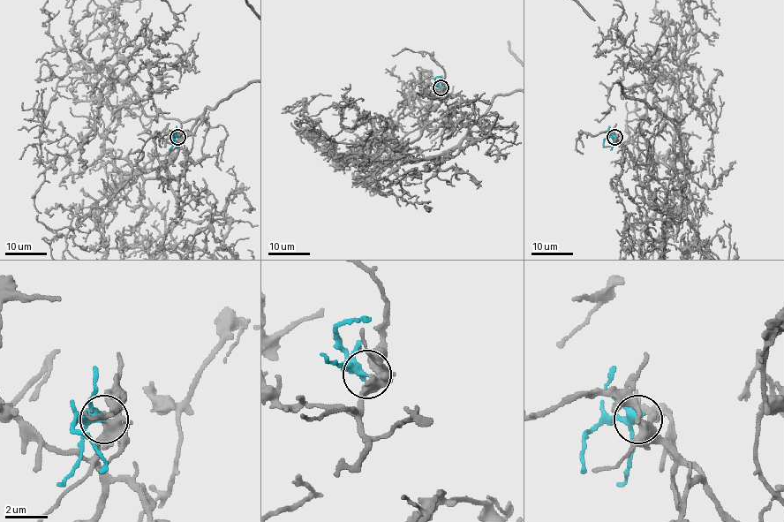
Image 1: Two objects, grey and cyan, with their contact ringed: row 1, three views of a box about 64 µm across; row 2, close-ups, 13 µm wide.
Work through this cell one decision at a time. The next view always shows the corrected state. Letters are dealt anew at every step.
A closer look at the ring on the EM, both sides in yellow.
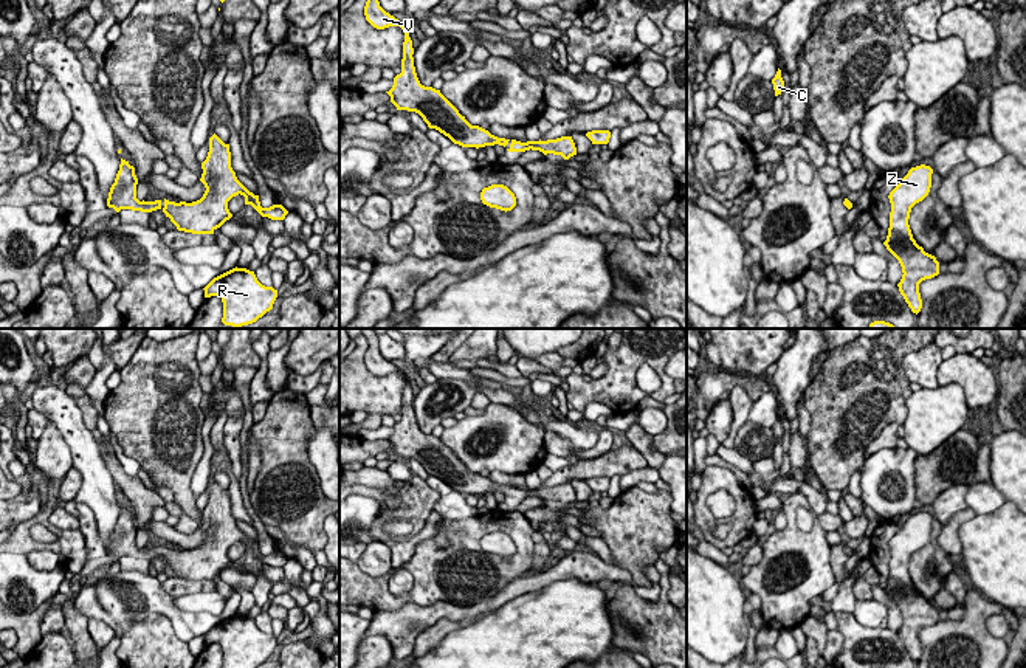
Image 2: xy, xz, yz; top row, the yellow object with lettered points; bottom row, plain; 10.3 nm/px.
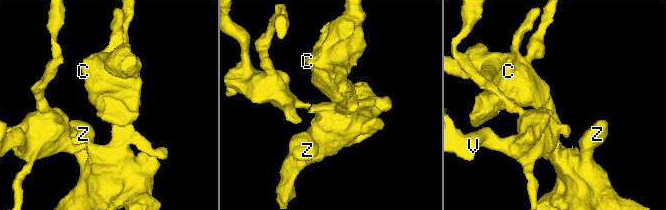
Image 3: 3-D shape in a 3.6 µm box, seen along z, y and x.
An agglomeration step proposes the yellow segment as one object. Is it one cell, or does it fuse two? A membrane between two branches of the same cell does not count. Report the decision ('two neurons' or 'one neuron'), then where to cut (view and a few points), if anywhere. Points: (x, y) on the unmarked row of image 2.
one neuron; cut none

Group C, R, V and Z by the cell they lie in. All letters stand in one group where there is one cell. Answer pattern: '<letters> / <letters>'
C R V Z

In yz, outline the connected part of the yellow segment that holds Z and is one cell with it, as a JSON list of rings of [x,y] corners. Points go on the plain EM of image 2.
[[[925,511],[911,515],[888,542],[891,560],[888,583],[883,592],[902,614],[904,622],[897,634],[916,662],[922,656],[919,631],[939,622],[939,609],[916,591],[908,572],[911,555],[930,539],[931,521],[933,516]]]

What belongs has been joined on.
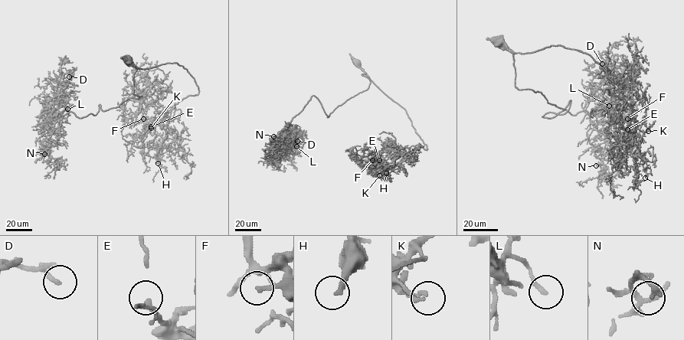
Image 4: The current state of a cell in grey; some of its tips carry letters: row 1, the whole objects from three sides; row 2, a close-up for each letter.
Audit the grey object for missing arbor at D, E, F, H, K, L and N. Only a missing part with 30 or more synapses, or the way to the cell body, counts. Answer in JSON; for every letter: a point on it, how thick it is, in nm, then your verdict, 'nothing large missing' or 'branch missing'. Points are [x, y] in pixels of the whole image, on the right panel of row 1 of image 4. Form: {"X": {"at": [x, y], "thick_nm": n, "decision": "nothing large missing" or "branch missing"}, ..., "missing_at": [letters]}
{"D": {"at": [602, 63], "thick_nm": 240, "decision": "branch missing"}, "E": {"at": [627, 129], "thick_nm": 150, "decision": "nothing large missing"}, "F": {"at": [627, 119], "thick_nm": 180, "decision": "branch missing"}, "H": {"at": [645, 178], "thick_nm": 280, "decision": "branch missing"}, "K": {"at": [648, 131], "thick_nm": 150, "decision": "nothing large missing"}, "L": {"at": [609, 106], "thick_nm": 200, "decision": "nothing large missing"}, "N": {"at": [596, 165], "thick_nm": 260, "decision": "nothing large missing"}, "missing_at": ["D", "F", "H"]}

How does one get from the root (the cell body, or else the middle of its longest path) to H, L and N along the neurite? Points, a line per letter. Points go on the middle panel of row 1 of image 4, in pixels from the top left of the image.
H: (355, 63), (404, 109), (427, 146), (426, 149), (419, 145), (412, 145), (386, 173)
L: (355, 63), (369, 79), (369, 86), (328, 117), (312, 96), (286, 129), (296, 146)
N: (355, 63), (370, 81), (366, 89), (328, 117), (312, 96), (285, 132), (273, 136)

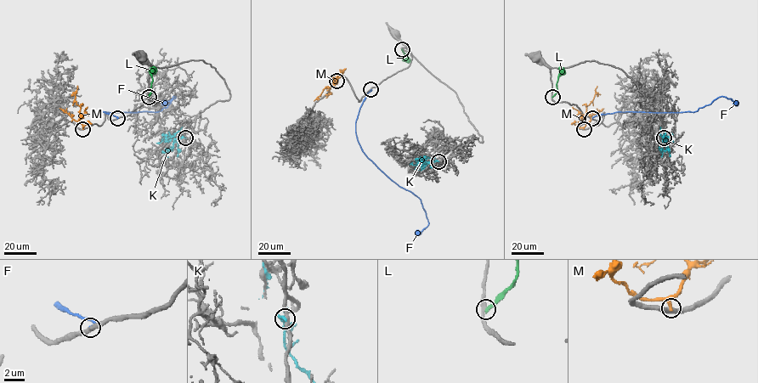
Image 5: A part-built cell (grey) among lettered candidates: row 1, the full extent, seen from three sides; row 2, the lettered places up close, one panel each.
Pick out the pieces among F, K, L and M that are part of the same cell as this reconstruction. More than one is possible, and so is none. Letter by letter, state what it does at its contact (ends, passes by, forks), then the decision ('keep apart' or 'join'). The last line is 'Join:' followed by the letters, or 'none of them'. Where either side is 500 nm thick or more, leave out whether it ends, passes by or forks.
F: it ends | keep apart
K: it ends | keep apart
L: it ends | keep apart
M: it ends | keep apart
Join: none of them

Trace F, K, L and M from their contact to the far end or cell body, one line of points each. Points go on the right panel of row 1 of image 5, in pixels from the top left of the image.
F: (592, 118), (619, 112), (694, 112), (720, 97), (730, 98), (737, 104)
K: (664, 137), (666, 149), (661, 149), (662, 157)
L: (552, 97), (557, 92), (558, 76), (562, 68)
M: (584, 128), (586, 121), (582, 116), (592, 100), (596, 86)

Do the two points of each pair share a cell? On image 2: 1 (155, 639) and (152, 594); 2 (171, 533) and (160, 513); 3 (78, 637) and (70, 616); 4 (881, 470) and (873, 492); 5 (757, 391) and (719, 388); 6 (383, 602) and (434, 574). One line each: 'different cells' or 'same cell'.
1: different cells
2: different cells
3: same cell
4: same cell
5: same cell
6: same cell

